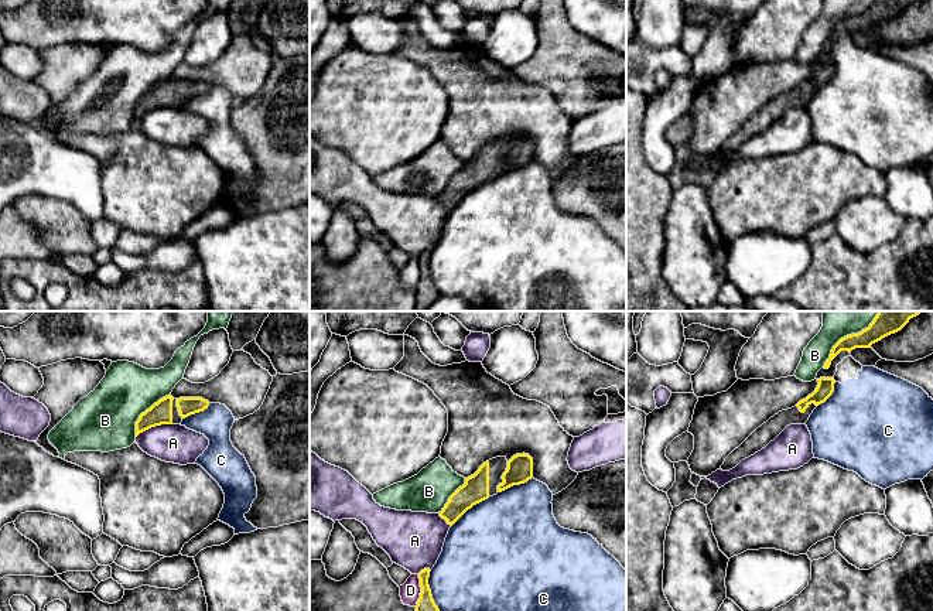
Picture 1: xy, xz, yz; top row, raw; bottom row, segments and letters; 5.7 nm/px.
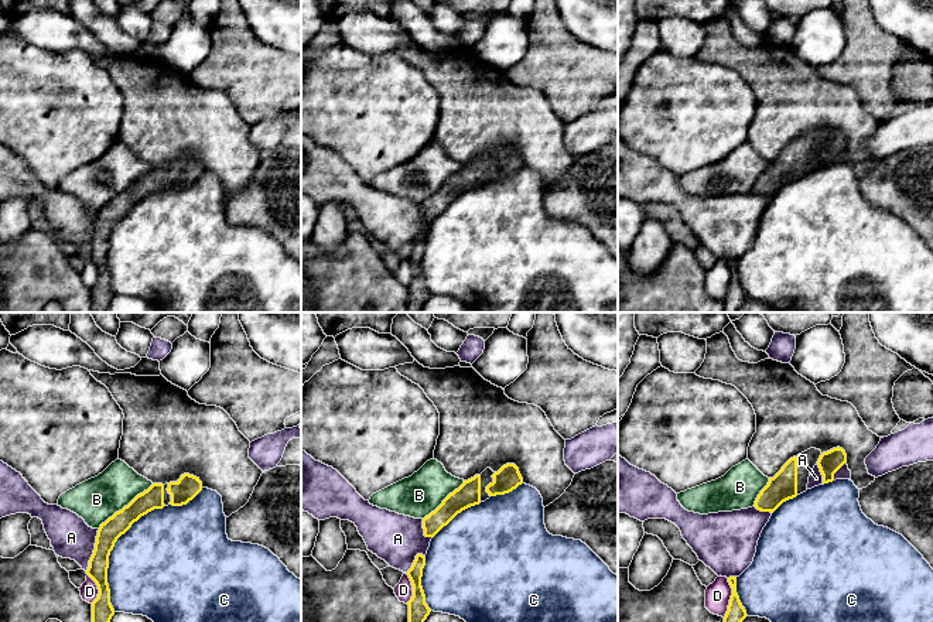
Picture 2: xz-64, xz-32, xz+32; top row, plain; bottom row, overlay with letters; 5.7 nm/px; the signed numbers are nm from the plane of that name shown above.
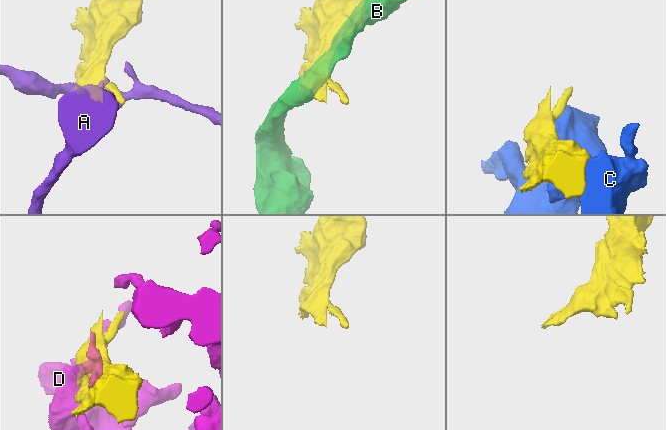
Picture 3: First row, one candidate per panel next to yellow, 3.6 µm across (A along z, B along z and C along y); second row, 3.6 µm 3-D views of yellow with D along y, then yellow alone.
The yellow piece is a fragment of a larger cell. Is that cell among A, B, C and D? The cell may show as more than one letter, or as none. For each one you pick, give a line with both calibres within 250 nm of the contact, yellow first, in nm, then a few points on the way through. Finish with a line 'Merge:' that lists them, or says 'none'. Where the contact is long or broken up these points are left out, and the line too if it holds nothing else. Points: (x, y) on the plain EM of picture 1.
Merge: none

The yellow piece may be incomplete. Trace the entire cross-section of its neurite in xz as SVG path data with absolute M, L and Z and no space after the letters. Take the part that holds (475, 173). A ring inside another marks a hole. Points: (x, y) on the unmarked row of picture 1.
M516 137L509 144L506 140L492 141L465 161L465 167L450 180L440 199L452 209L474 188L532 161L533 141L529 137Z

